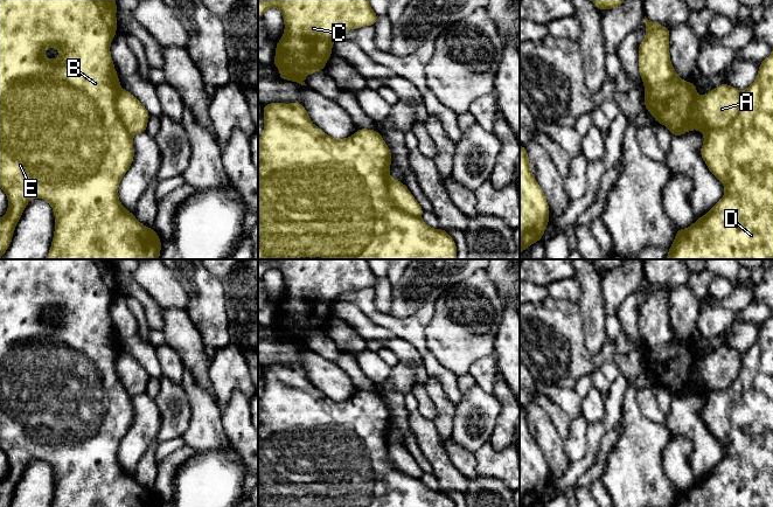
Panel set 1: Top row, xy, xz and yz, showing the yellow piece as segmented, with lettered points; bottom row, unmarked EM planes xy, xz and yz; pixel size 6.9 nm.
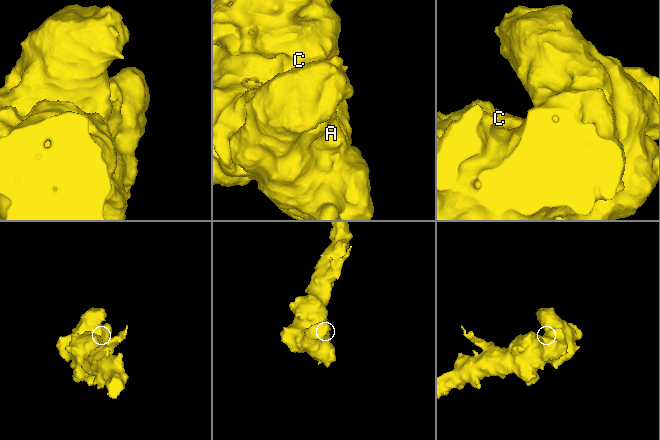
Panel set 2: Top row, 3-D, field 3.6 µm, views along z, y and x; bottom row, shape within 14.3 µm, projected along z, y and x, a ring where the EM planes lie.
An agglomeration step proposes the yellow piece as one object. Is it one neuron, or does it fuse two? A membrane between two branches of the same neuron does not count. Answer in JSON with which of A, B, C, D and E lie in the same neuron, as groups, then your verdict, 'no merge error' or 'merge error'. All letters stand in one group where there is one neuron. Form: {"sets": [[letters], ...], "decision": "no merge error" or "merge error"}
{"sets": [["A"], ["B", "C", "D", "E"]], "decision": "merge error"}

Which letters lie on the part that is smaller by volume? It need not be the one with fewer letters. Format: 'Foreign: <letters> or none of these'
Foreign: A

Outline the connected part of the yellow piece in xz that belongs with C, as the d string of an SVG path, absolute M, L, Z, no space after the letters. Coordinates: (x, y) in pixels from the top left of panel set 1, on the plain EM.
M367 259L258 261L258 280L271 269L281 272L285 285L285 294L276 305L278 340L301 347L311 334L325 332L340 294L374 287L378 278Z

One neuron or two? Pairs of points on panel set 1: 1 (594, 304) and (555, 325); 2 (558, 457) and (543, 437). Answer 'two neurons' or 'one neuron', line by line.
1: two neurons
2: one neuron

